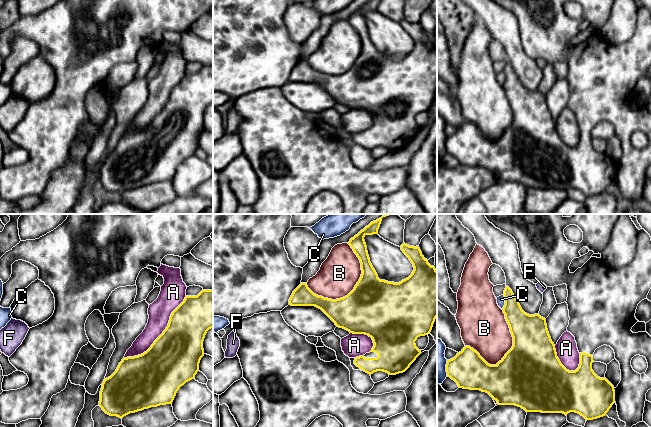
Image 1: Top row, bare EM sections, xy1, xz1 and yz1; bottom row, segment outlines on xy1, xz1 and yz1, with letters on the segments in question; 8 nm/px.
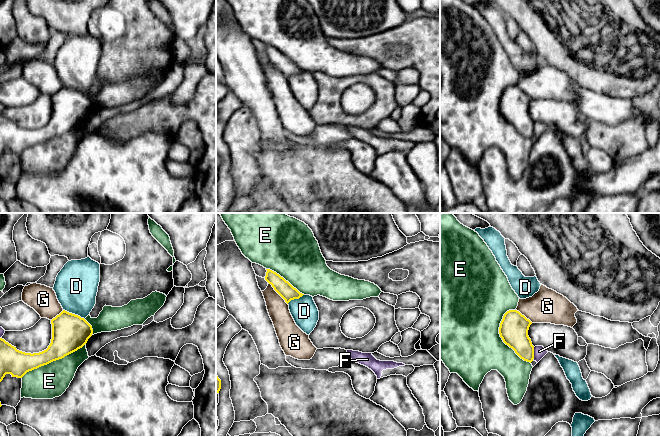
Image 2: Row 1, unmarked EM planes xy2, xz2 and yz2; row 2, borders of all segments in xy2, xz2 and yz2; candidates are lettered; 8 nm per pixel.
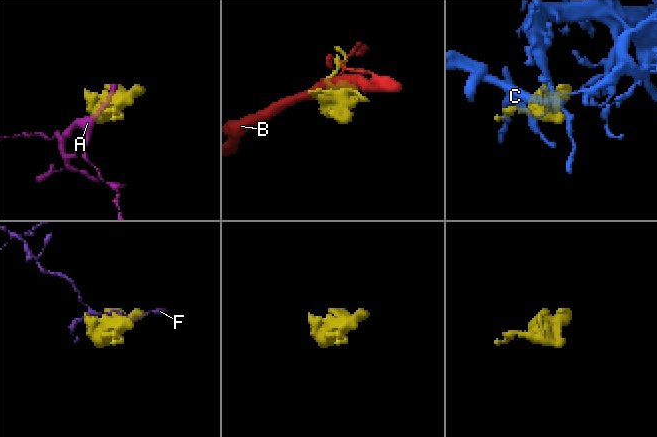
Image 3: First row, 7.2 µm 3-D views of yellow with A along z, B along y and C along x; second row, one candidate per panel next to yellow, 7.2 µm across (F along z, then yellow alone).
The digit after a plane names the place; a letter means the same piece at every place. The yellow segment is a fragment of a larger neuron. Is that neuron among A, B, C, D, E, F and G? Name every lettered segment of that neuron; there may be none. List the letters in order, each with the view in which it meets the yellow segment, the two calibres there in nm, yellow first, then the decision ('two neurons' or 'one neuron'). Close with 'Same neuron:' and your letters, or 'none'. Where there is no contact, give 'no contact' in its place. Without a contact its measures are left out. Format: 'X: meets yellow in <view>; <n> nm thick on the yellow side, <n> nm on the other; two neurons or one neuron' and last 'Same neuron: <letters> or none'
A: meets yellow in xy1; 420 nm thick on the yellow side, 180 nm on the other; two neurons
B: meets yellow in xz1; 460 nm thick on the yellow side, 320 nm on the other; two neurons
C: meets yellow in yz1; 220 nm thick on the yellow side, 60 nm on the other; two neurons
D: meets yellow in xy2; 300 nm thick on the yellow side, 340 nm on the other; two neurons
E: meets yellow in yz2; 240 nm thick on the yellow side, 480 nm on the other; two neurons
F: meets yellow in yz2; 240 nm thick on the yellow side, 100 nm on the other; two neurons
G: meets yellow in xz2; 120 nm thick on the yellow side, 170 nm on the other; two neurons
Same neuron: none

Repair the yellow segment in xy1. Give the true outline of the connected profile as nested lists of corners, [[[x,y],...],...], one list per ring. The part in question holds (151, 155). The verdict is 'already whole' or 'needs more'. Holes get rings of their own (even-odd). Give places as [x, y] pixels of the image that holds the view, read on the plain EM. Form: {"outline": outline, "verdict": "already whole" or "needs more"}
{"outline": [[[202,66],[197,72],[186,72],[172,88],[168,102],[151,123],[141,131],[123,134],[116,147],[104,155],[99,182],[108,191],[123,194],[130,189],[172,180],[179,164],[194,155],[199,147],[199,139],[204,132],[203,117],[211,104],[213,104],[213,66]]], "verdict": "already whole"}

